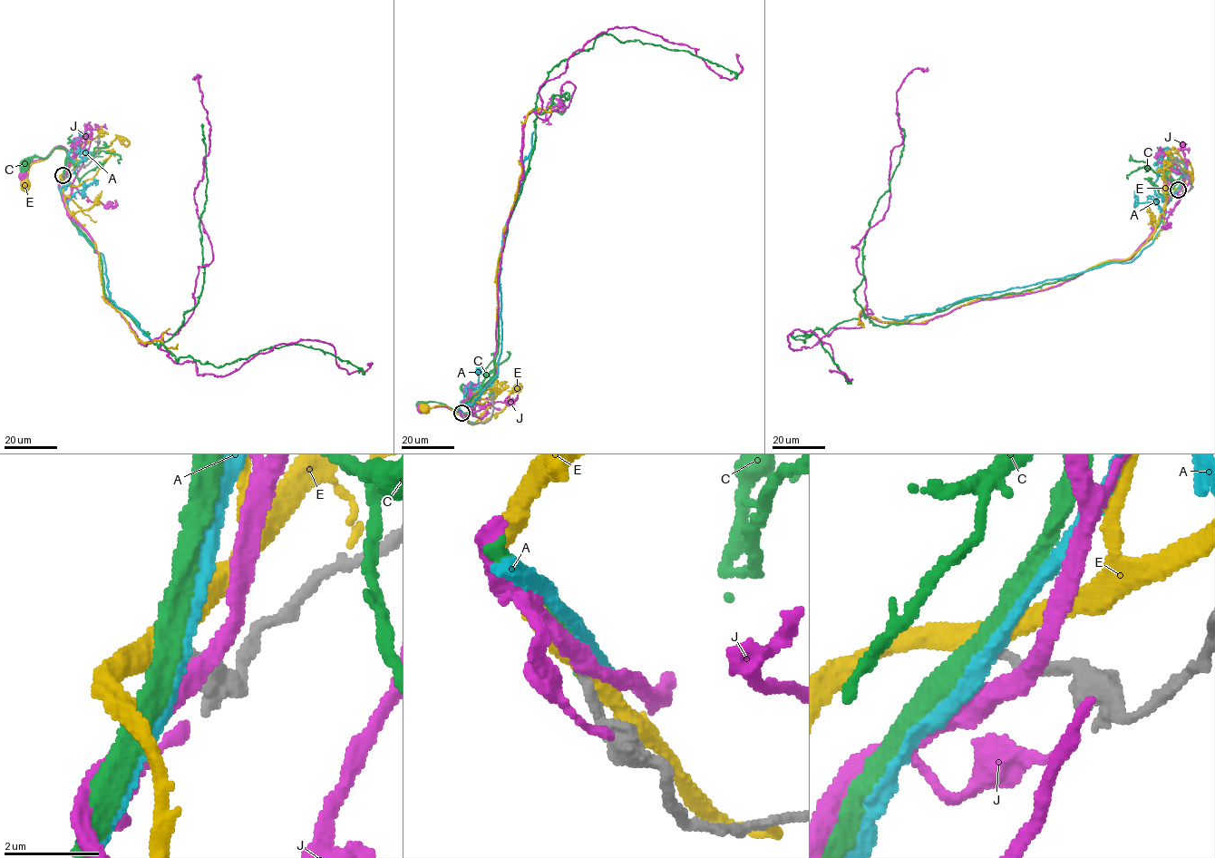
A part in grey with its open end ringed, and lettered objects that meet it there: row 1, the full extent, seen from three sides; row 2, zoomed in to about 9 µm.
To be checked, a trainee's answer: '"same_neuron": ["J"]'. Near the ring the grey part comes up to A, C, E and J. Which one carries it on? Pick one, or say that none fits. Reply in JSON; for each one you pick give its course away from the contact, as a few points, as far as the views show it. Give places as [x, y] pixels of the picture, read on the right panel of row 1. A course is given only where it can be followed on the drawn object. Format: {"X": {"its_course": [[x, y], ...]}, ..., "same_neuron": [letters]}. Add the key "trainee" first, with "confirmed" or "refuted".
{"trainee": "refuted", "C": {"its_course": [[1178, 190], [1184, 167], [1177, 160], [1168, 167], [1165, 163], [1166, 170]]}, "same_neuron": ["C"]}

